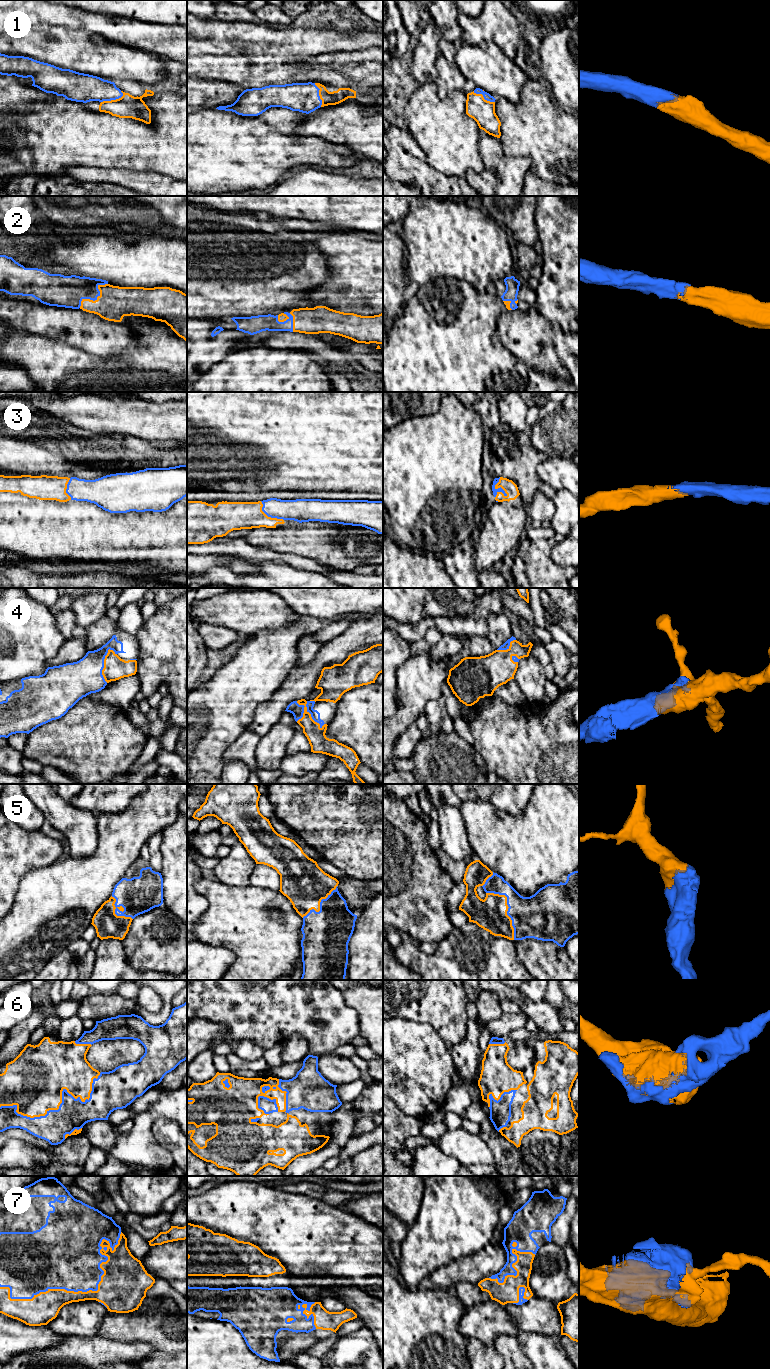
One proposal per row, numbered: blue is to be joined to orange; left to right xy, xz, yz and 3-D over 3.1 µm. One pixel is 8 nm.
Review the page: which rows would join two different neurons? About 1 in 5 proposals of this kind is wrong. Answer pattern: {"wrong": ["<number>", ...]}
{"wrong": []}

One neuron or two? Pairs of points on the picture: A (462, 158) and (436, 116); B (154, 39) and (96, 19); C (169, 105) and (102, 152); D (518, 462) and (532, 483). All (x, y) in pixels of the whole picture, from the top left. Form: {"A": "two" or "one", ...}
{"A": "one", "B": "one", "C": "one", "D": "one"}

